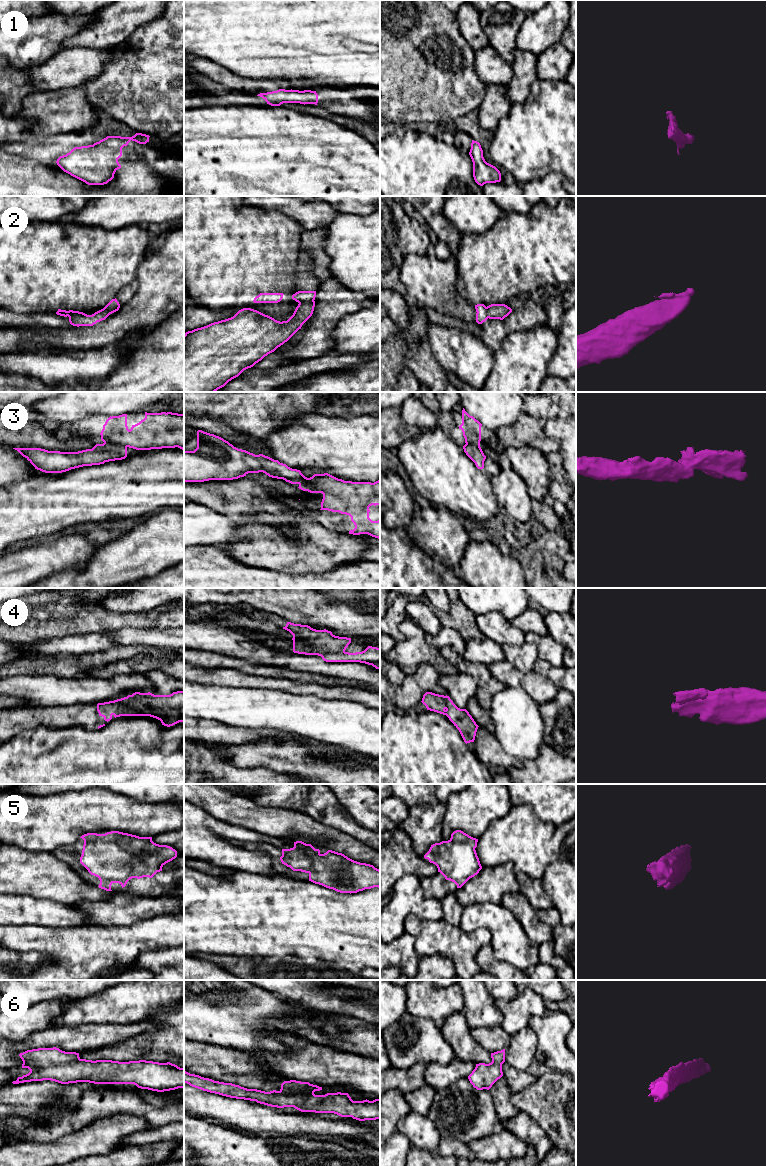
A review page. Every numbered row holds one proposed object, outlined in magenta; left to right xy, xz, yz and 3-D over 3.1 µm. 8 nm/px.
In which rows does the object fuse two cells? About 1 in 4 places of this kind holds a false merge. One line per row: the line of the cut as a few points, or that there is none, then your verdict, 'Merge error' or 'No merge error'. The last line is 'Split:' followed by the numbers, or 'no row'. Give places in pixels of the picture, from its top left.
1: No split. No merge error
2: No split. No merge error
3: Split along xy (104, 442), (124, 445), (126, 447). Merge error
4: No split. No merge error
5: No split. No merge error
6: No split. No merge error
Split: 3

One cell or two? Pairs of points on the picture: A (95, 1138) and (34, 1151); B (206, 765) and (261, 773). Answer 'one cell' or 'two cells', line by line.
A: one cell
B: one cell

